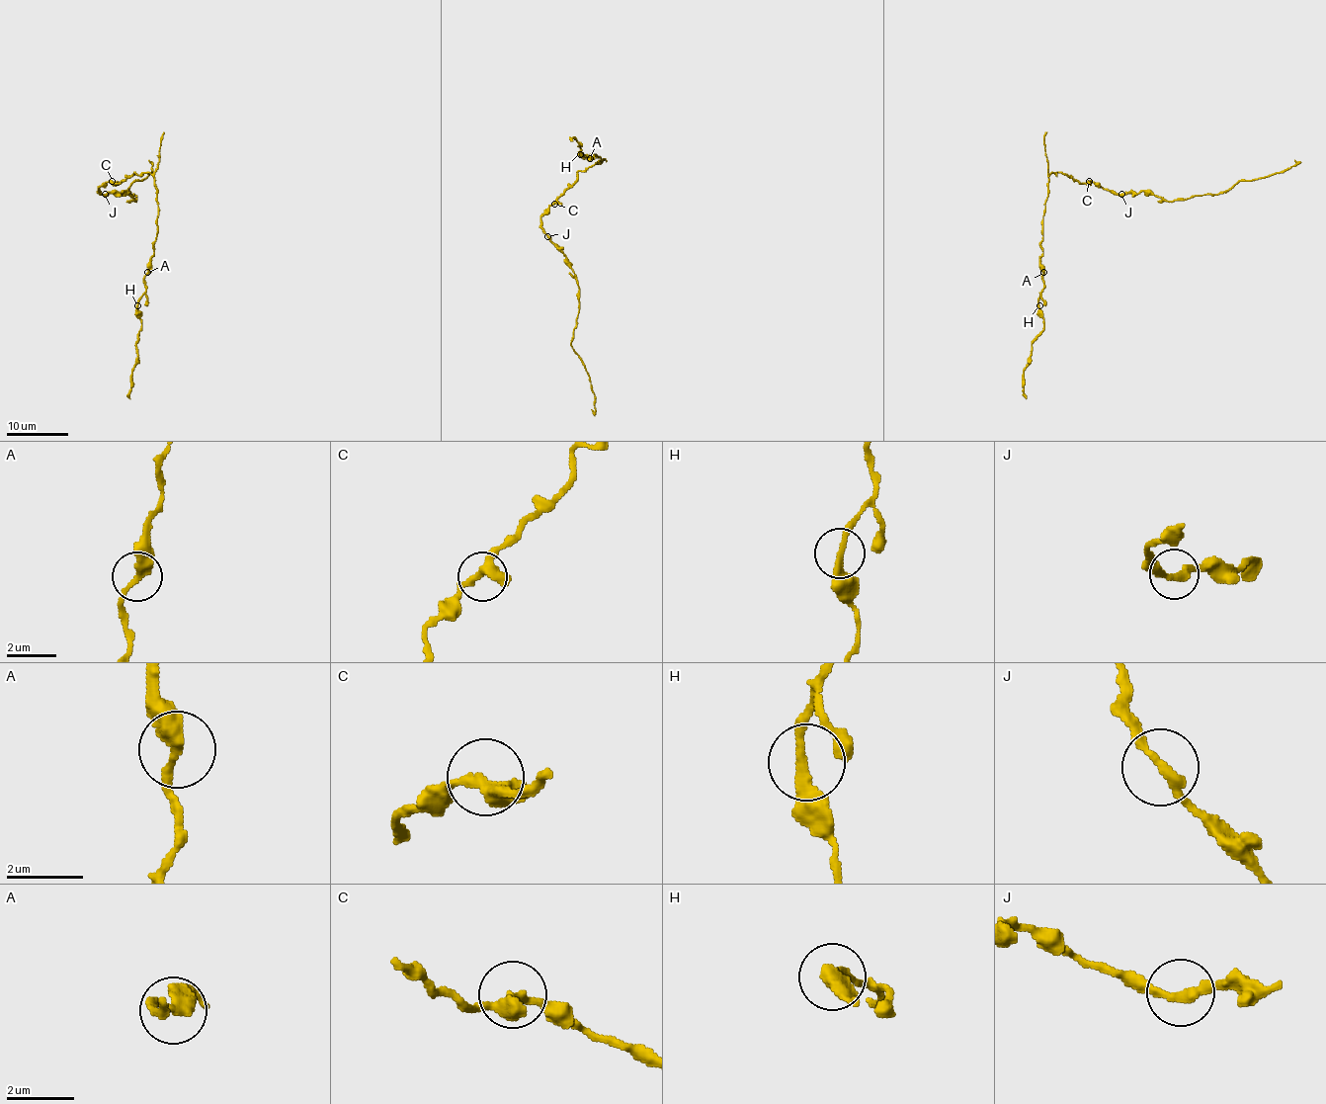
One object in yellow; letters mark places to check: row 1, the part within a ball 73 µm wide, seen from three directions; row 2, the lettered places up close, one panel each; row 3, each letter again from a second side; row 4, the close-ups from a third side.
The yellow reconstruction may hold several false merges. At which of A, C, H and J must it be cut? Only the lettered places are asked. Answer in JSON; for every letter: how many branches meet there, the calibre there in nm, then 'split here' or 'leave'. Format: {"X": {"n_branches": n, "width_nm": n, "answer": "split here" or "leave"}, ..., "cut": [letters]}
{"A": {"n_branches": 2, "width_nm": 360, "answer": "leave"}, "C": {"n_branches": 3, "width_nm": 320, "answer": "leave"}, "H": {"n_branches": 2, "width_nm": 280, "answer": "leave"}, "J": {"n_branches": 2, "width_nm": 280, "answer": "leave"}, "cut": []}

